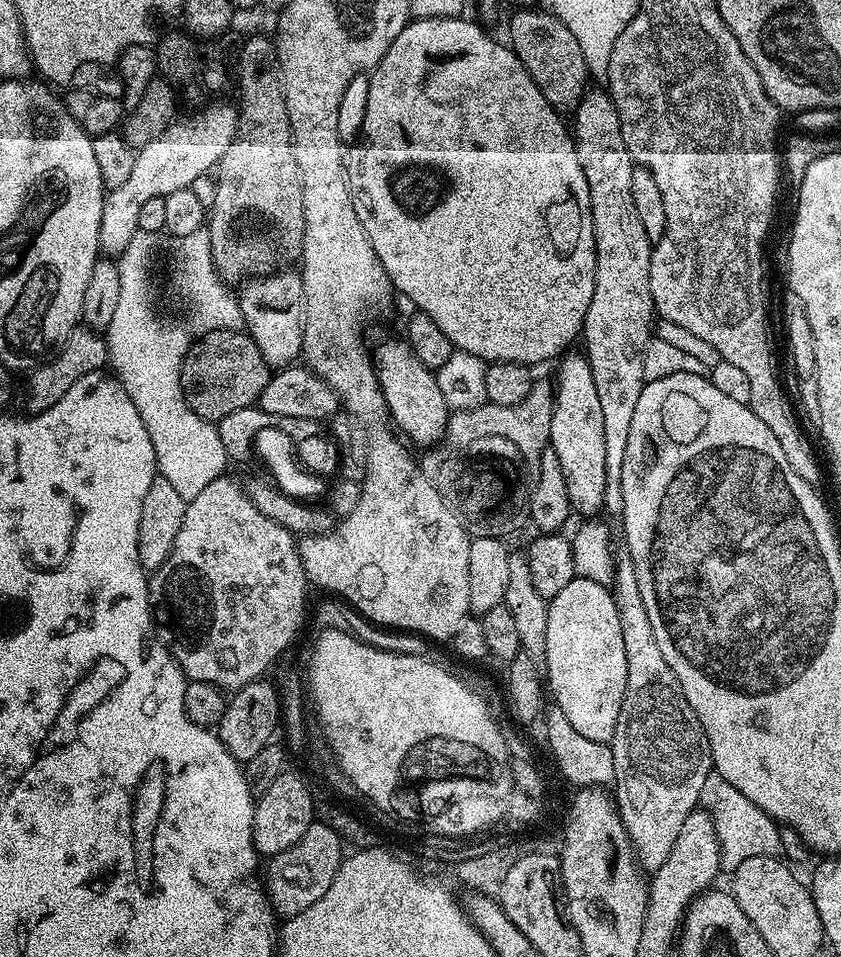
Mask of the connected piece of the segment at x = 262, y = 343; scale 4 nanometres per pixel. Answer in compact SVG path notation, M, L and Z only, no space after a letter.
M288 270L257 275L238 292L246 331L254 338L258 350L262 350L262 358L266 358L273 370L293 367L304 351L304 283L299 271L284 271Z

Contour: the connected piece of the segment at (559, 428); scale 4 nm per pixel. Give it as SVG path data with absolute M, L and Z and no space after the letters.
M564 354L559 357L560 369L554 379L555 404L550 422L550 447L562 462L562 474L566 477L566 494L570 494L572 511L578 517L596 516L604 512L606 494L606 442L602 427L602 406L598 402L598 389L594 386L594 374L590 374L590 362L583 354Z

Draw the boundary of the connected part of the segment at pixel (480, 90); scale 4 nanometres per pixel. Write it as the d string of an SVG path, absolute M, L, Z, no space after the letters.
M460 16L454 18L426 18L425 20L413 19L394 38L390 50L377 62L375 68L371 69L368 80L368 93L364 96L364 121L360 124L360 141L351 149L347 149L344 157L344 169L348 175L348 185L350 194L354 202L354 214L358 214L358 222L362 222L362 230L366 230L366 238L370 238L370 246L374 246L374 254L378 254L378 262L386 270L390 278L393 289L400 292L408 300L416 303L415 307L421 312L425 312L430 318L434 318L434 323L440 327L442 334L450 338L453 349L461 352L469 352L476 355L478 359L485 362L497 364L498 362L514 362L515 364L527 364L537 366L544 364L547 360L555 361L561 354L567 353L572 343L577 343L578 337L584 330L584 319L586 310L590 306L590 298L594 298L594 266L596 265L596 243L594 242L594 226L592 225L592 207L590 206L590 186L586 186L586 174L582 174L582 166L578 163L578 150L573 133L563 124L561 113L546 102L542 90L532 81L532 76L522 66L522 62L512 53L511 47L507 43L495 40L492 36L487 36L475 19L464 20Z

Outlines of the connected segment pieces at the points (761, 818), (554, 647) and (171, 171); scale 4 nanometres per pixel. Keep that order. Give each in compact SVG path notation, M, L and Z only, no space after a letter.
M714 770L706 778L706 786L702 786L700 804L712 816L720 843L720 862L725 869L737 868L739 864L746 862L746 858L781 855L781 829L776 821L771 820L761 808L754 806L754 802L750 802L746 794L734 790L734 786L730 786L730 782L726 782L726 778L722 778Z
M577 576L563 590L548 600L546 618L546 688L554 699L555 707L566 714L578 734L594 742L608 744L618 726L622 698L626 694L626 646L622 646L622 626L618 623L618 606L614 606L611 591L605 585Z
M235 103L208 104L201 112L169 124L165 132L158 134L158 138L136 152L130 179L123 186L111 189L104 198L100 251L105 257L119 258L123 252L131 249L132 241L137 239L140 232L138 210L142 210L150 198L165 197L174 194L174 190L191 188L199 176L206 175L208 171L211 173L219 165L236 137L237 119L238 108Z

